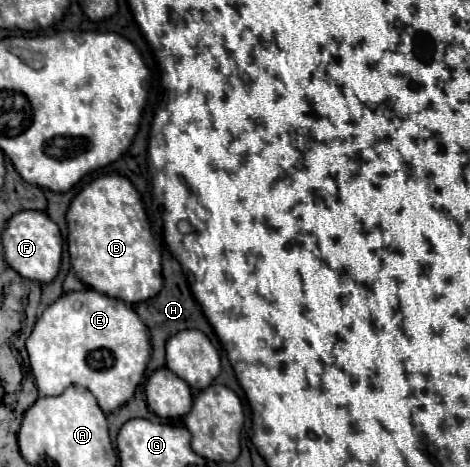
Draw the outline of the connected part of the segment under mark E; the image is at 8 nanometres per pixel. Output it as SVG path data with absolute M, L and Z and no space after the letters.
M95 289L65 293L55 303L51 303L37 319L29 339L25 341L25 347L35 385L43 395L61 395L69 385L81 385L95 395L103 413L113 413L115 409L123 407L127 401L133 399L135 389L141 383L147 363L151 359L151 341L147 325L137 317L133 307L125 305L119 299L111 299Z

